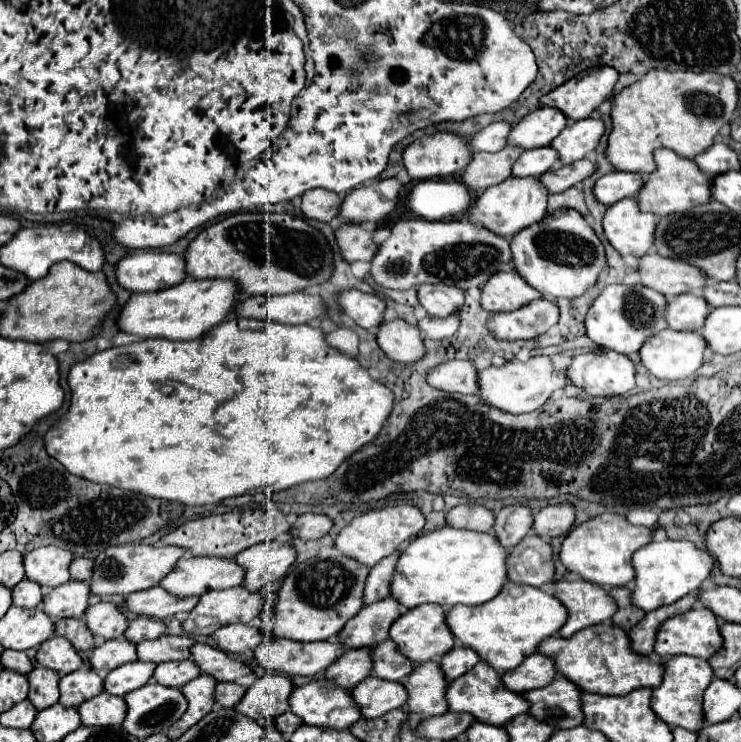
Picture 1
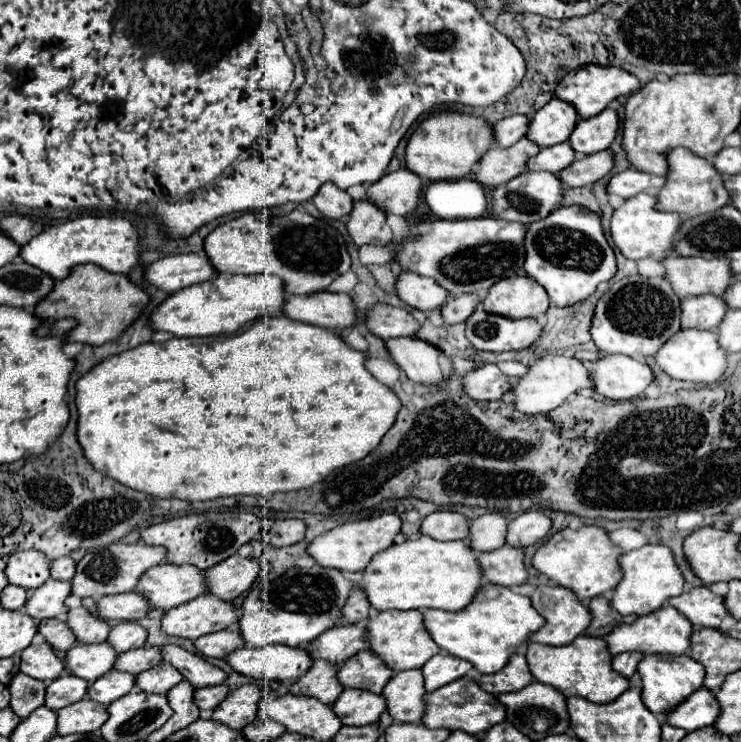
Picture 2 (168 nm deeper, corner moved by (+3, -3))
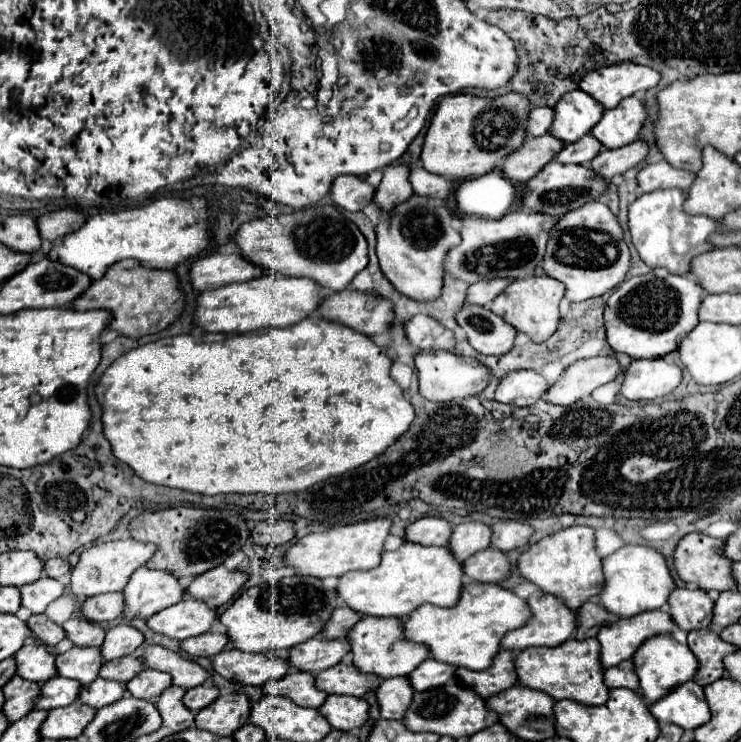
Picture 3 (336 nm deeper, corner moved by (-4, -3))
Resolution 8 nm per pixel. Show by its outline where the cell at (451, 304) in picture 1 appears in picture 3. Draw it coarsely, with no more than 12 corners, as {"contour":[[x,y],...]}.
{"contour":[[409,197],[379,217],[377,257],[395,289],[435,301],[459,243],[445,201]]}

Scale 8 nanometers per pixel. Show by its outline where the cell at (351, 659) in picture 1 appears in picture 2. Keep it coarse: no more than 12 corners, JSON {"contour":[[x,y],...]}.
{"contour":[[328,661],[312,667],[290,685],[332,705],[344,689]]}

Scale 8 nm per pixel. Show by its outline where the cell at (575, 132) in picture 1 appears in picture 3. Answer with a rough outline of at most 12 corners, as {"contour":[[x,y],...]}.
{"contour":[[627,97],[591,135],[605,149],[637,139],[647,111]]}

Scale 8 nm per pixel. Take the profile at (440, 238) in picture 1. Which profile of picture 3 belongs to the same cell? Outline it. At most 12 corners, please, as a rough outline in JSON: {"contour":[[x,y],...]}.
{"contour":[[465,217],[443,271],[465,283],[521,279],[555,217]]}

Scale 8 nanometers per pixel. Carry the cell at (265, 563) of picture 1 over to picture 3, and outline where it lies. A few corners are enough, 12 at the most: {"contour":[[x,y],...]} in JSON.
{"contour":[[219,565],[187,595],[219,607],[247,583],[247,573]]}

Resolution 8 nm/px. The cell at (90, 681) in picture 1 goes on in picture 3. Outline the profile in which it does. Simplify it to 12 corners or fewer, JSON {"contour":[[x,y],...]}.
{"contour":[[57,675],[43,683],[37,709],[77,701],[79,681]]}

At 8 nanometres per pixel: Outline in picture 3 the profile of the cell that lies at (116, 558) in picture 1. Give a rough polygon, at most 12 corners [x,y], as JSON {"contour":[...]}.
{"contour":[[97,543],[71,571],[77,597],[123,591],[157,545]]}

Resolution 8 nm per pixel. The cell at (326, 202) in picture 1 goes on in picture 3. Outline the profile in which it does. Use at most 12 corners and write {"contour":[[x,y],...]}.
{"contour":[[337,177],[331,201],[361,211],[375,189],[359,177]]}

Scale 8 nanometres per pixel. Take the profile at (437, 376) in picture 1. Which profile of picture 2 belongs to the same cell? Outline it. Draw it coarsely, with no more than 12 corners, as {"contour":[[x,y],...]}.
{"contour":[[498,365],[466,375],[464,389],[476,401],[496,401],[512,389]]}

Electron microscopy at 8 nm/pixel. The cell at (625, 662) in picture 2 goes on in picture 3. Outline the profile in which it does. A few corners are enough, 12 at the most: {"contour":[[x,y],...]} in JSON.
{"contour":[[633,659],[605,671],[609,687],[637,691],[639,679]]}

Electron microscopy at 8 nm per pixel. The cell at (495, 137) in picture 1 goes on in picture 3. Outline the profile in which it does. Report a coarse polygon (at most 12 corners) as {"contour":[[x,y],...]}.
{"contour":[[551,107],[529,111],[527,133],[545,135],[553,121]]}

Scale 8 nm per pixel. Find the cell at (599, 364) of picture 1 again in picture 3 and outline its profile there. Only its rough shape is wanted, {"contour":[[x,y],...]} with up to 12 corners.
{"contour":[[633,359],[621,395],[633,401],[665,397],[681,369],[663,359]]}

